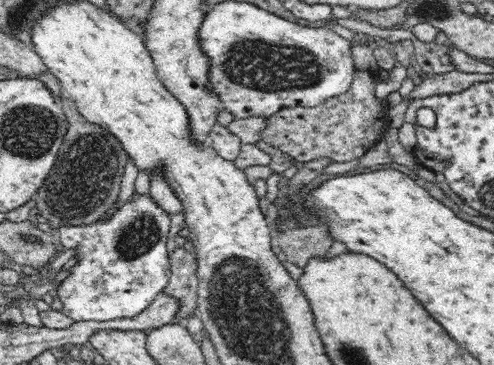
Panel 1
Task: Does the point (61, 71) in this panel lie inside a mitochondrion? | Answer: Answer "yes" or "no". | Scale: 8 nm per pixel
no

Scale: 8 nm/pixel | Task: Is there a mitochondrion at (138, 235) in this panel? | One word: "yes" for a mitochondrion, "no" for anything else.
yes

